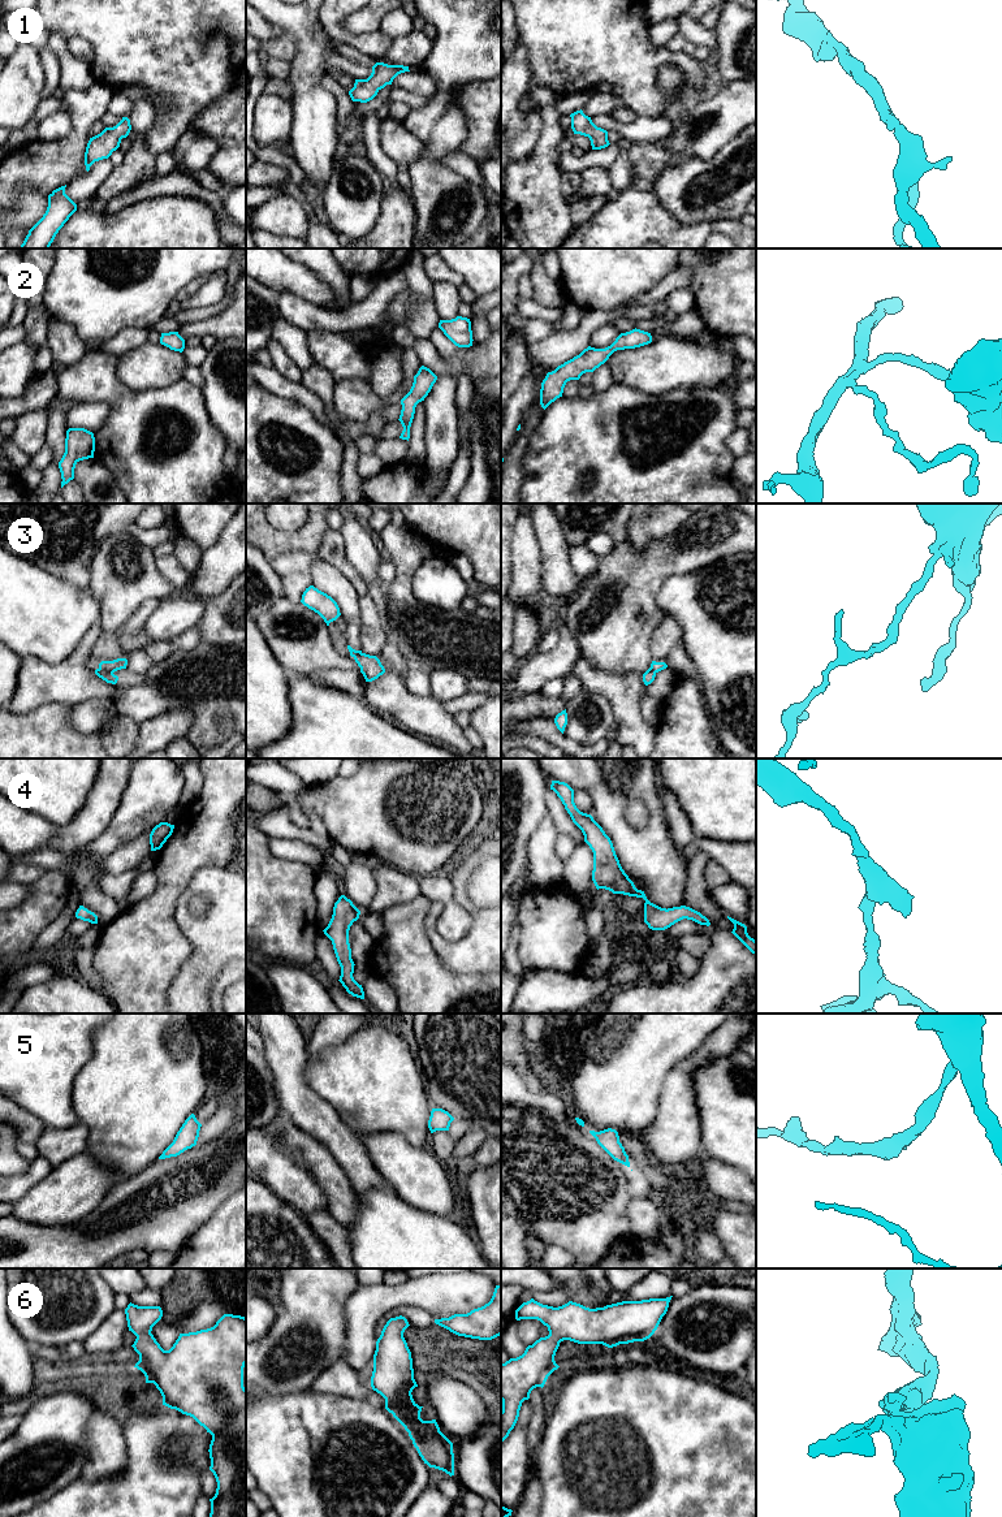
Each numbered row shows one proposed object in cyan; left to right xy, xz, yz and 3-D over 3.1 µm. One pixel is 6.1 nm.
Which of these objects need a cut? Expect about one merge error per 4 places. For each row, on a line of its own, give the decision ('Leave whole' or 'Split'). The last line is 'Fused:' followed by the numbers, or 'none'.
1: Leave whole
2: Leave whole
3: Split
4: Leave whole
5: Leave whole
6: Leave whole
Fused: 3

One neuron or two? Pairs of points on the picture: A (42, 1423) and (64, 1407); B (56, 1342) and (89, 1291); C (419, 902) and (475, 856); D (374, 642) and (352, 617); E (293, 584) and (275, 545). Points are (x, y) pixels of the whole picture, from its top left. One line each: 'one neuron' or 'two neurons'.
A: one neuron
B: one neuron
C: two neurons
D: two neurons
E: two neurons

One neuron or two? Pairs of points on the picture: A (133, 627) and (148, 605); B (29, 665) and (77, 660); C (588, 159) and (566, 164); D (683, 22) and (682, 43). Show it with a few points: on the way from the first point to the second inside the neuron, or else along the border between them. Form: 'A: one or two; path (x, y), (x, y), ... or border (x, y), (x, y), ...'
A: one; path (135, 622), (145, 610)
B: one; path (40, 670), (65, 670)
C: one; path (583, 163), (571, 164)
D: two; border (678, 31), (708, 50)

